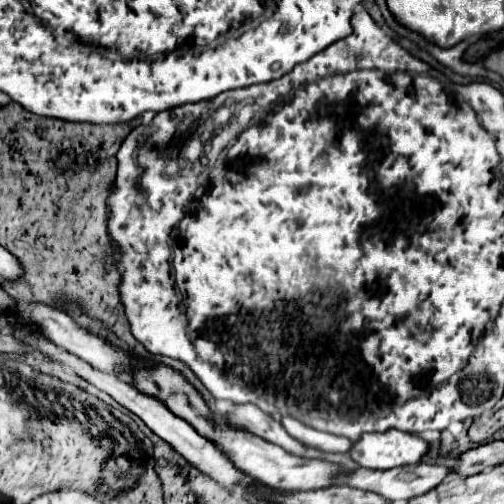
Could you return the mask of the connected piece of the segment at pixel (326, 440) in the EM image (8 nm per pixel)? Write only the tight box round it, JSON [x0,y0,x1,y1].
[282,417,352,453]

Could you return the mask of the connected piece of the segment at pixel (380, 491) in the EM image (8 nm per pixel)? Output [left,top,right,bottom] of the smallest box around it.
[344,463,450,503]

